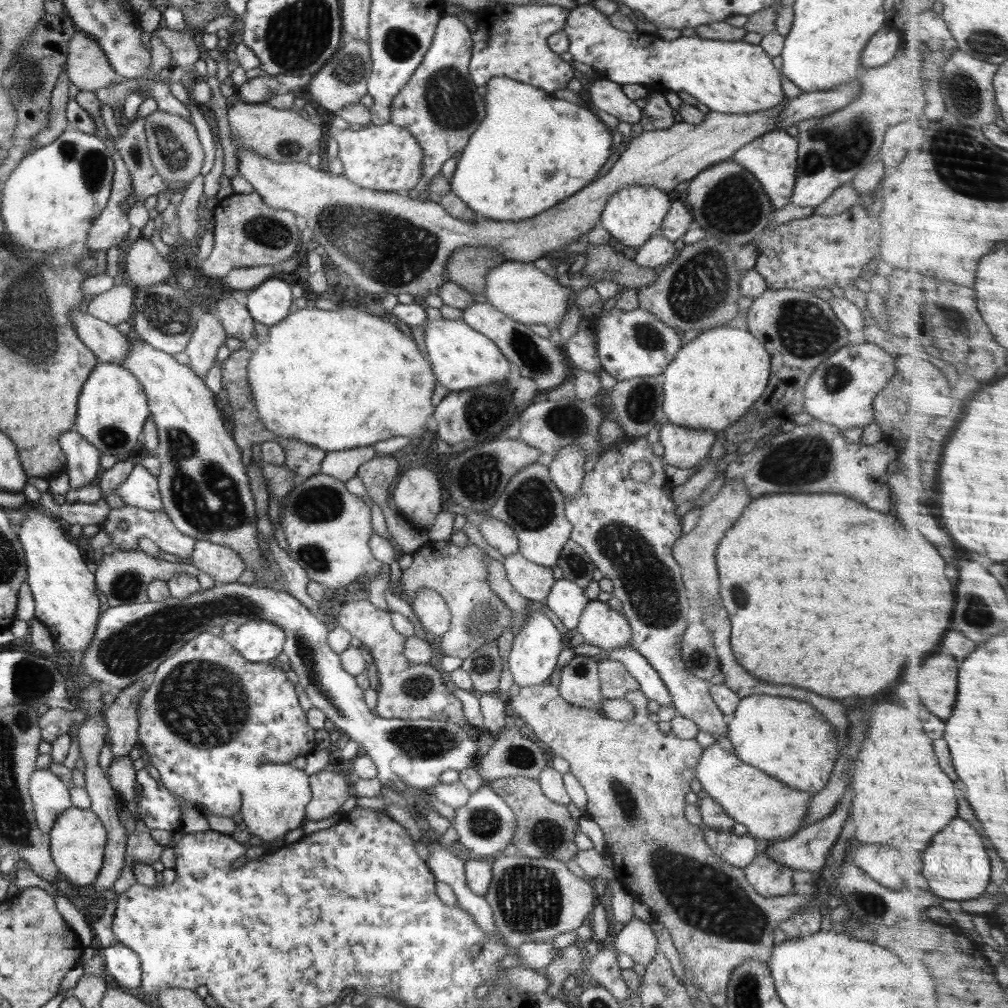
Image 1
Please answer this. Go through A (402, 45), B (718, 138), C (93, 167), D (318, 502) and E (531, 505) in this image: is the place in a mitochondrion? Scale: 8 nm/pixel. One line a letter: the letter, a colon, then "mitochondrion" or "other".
A: mitochondrion
B: other
C: mitochondrion
D: mitochondrion
E: mitochondrion

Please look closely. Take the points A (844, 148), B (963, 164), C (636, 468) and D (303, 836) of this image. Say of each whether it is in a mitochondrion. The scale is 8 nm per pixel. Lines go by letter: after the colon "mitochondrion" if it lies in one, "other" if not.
A: mitochondrion
B: mitochondrion
C: other
D: other

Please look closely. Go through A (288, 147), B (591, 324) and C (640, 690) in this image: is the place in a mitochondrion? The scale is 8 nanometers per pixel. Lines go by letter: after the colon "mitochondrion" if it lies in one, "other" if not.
A: mitochondrion
B: other
C: other

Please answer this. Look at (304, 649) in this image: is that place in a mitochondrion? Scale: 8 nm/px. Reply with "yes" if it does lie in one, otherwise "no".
yes

